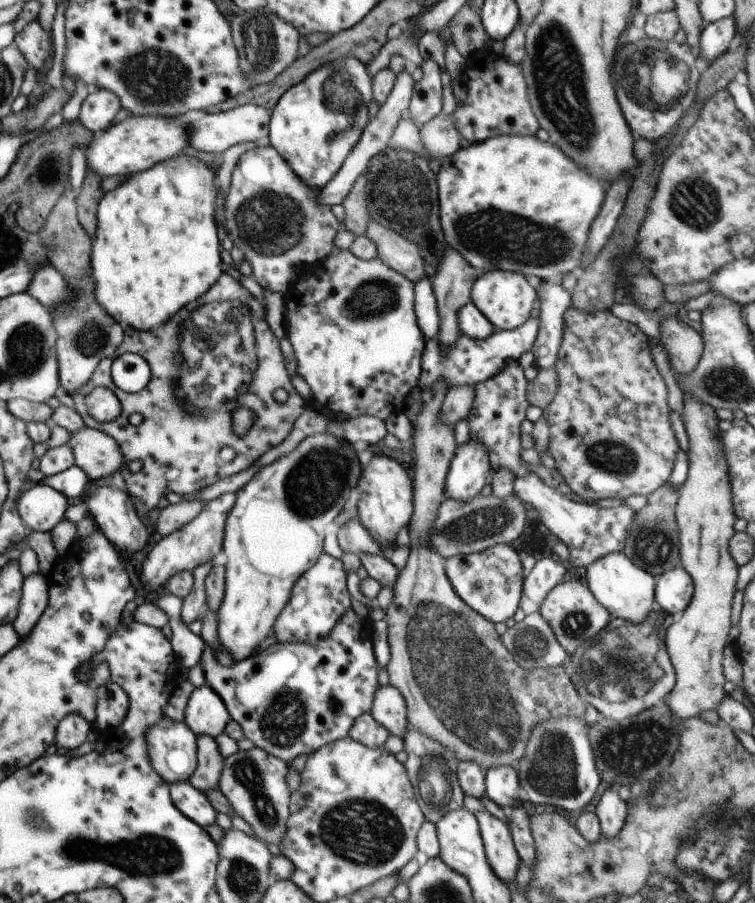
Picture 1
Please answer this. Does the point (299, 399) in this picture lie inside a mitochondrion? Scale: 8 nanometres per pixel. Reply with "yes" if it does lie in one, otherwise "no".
no

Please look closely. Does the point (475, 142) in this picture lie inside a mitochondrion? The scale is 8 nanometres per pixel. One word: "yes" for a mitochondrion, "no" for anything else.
no

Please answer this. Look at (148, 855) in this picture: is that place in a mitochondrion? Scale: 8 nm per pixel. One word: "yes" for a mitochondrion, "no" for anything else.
yes

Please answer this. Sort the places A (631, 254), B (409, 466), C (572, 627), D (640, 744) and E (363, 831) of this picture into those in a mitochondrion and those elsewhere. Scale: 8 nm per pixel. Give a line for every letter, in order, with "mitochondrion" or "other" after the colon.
A: other
B: other
C: mitochondrion
D: mitochondrion
E: mitochondrion

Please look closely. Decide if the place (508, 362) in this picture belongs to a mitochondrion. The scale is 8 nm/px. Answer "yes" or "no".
no

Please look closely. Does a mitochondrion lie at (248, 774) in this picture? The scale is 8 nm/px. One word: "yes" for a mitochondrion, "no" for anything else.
yes

